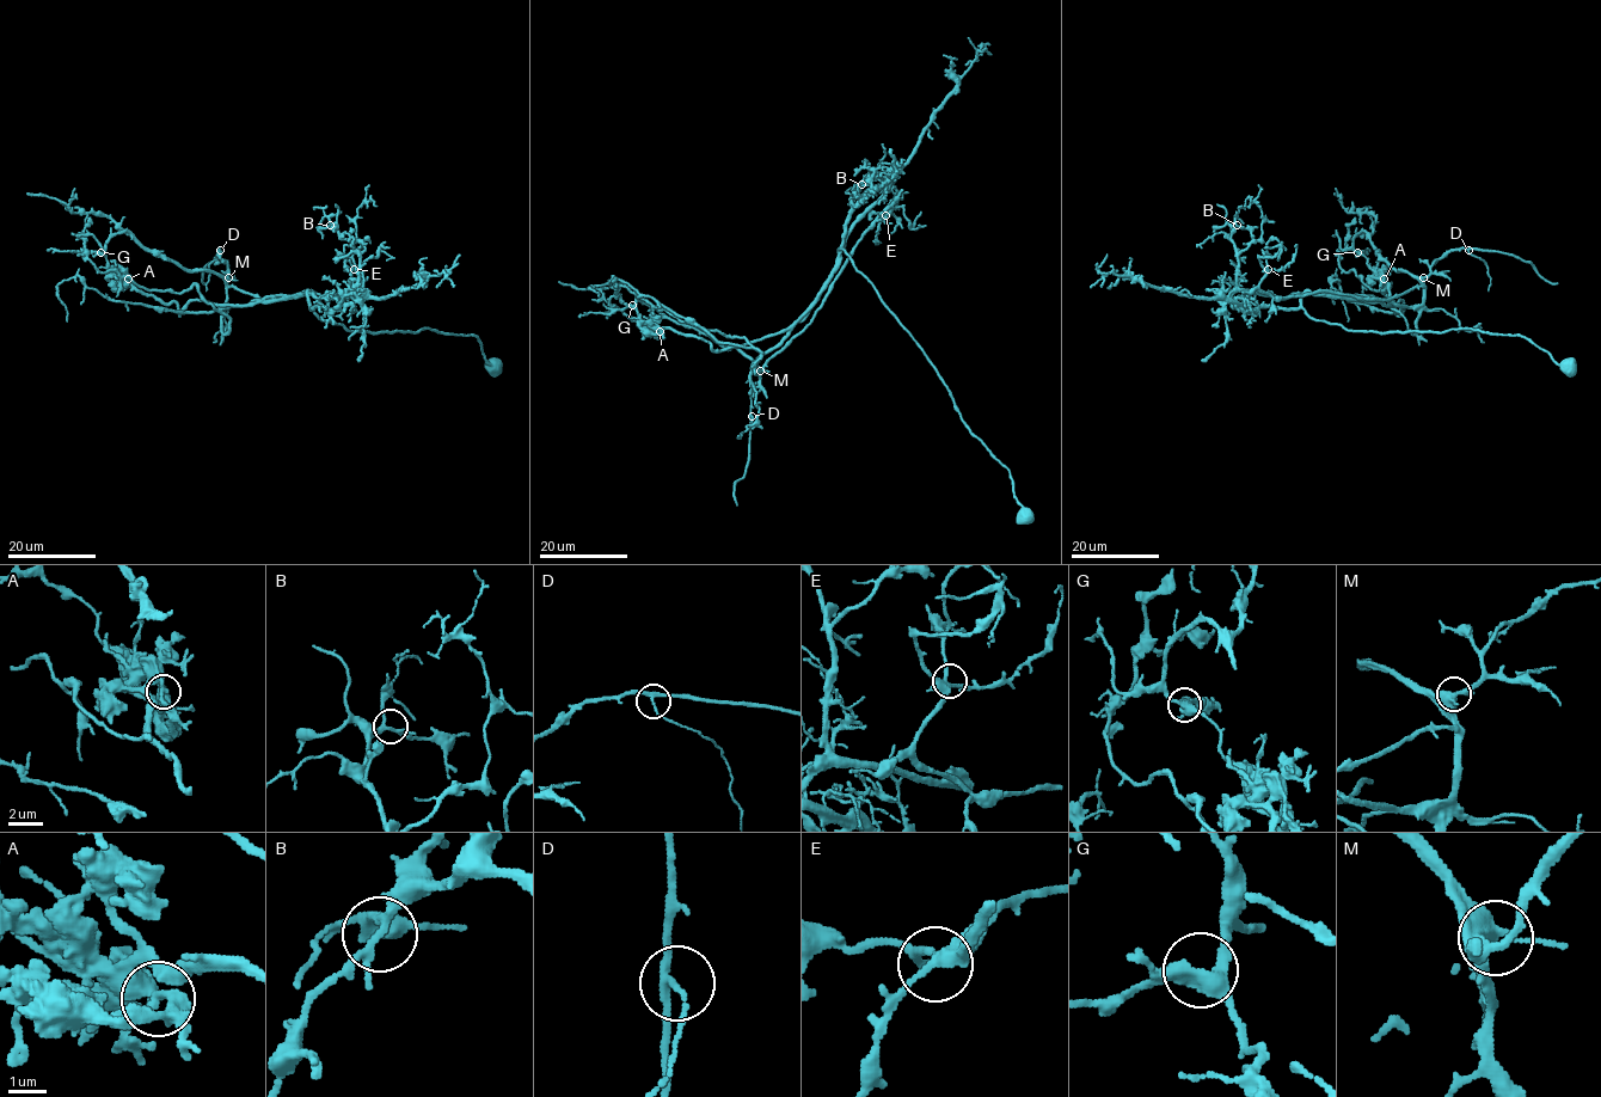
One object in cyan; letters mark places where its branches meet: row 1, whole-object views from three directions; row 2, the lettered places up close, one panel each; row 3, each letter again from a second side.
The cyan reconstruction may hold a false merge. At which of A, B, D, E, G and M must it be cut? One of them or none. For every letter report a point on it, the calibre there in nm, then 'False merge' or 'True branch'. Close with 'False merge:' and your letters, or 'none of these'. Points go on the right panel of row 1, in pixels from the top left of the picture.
A: Place: (1384, 279). Thickness 220 nm. False merge
B: Place: (1237, 225). Thickness 200 nm. True branch
D: Place: (1468, 250). Thickness 170 nm. True branch
E: Place: (1268, 269). Thickness 300 nm. True branch
G: Place: (1357, 252). Thickness 420 nm. True branch
M: Place: (1423, 277). Thickness 380 nm. True branch
False merge: A

